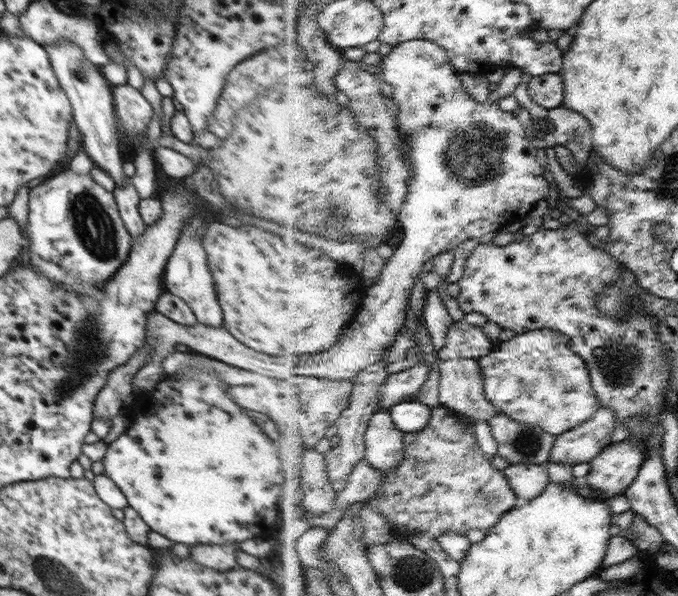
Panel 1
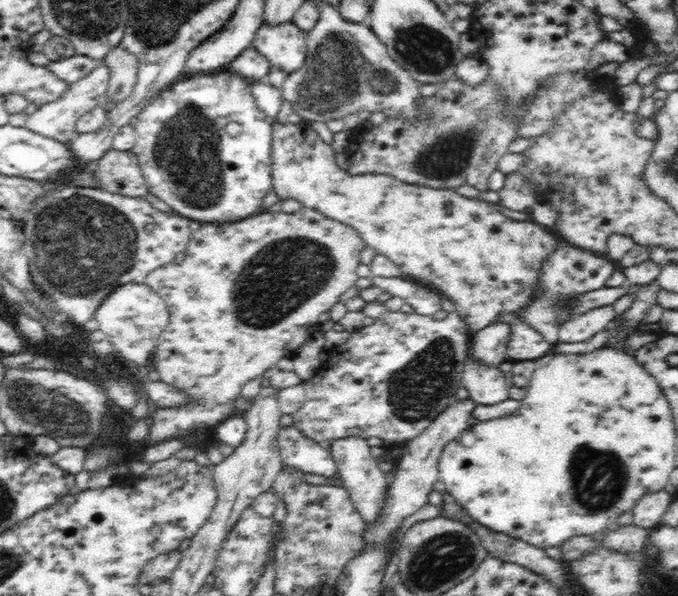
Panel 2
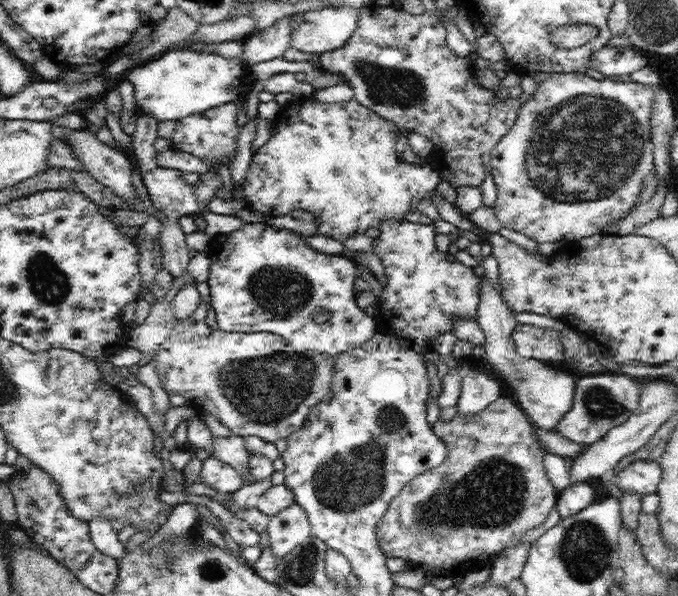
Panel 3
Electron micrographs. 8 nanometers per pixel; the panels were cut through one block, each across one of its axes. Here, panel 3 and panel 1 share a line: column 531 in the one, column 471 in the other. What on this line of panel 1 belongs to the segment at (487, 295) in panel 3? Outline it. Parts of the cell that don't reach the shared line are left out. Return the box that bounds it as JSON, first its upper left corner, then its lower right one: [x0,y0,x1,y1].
[440,359,501,423]

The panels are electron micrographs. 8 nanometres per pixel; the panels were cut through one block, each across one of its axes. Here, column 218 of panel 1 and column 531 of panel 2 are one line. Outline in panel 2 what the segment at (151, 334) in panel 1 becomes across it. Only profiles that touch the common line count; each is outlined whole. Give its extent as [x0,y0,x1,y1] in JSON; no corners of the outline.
[498,313,553,361]

